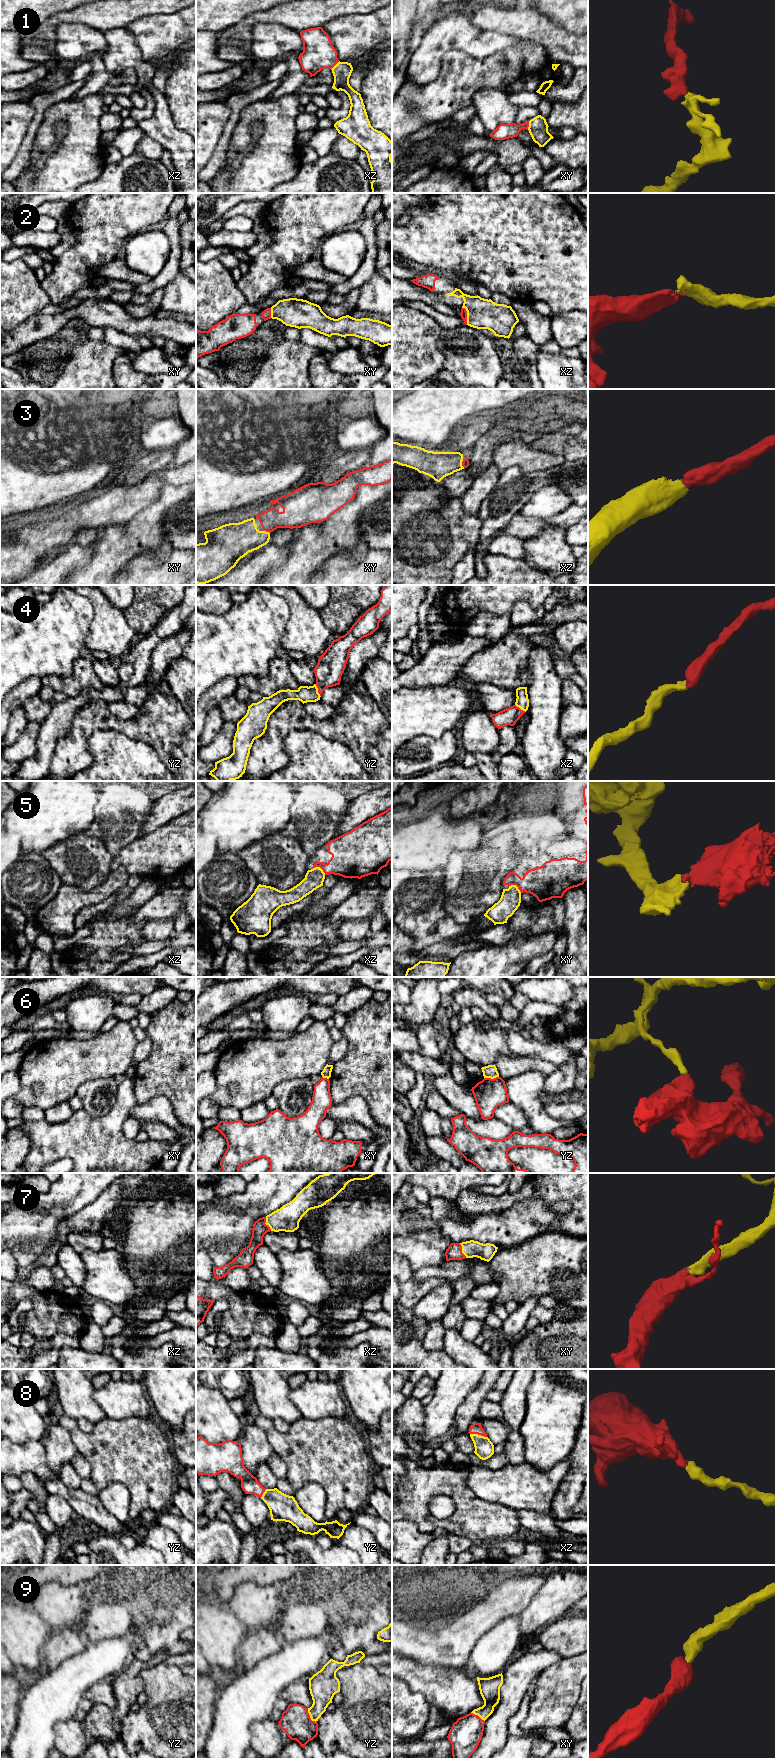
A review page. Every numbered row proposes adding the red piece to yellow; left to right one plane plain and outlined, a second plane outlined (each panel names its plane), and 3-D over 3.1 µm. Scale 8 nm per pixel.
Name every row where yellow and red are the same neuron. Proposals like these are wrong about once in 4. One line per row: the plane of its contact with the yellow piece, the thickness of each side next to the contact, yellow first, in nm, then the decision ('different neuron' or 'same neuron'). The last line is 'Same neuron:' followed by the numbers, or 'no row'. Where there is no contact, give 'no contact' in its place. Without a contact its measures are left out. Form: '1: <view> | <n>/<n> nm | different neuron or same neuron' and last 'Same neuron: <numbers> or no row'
1: xy | 160/130 nm | same neuron
2: xz | 240/50 nm | same neuron
3: xy | 280/180 nm | same neuron
4: yz | 130/220 nm | same neuron
5: xz | 160/300 nm | different neuron
6: yz | 110/240 nm | different neuron
7: xz | 200/120 nm | same neuron
8: xz | 160/90 nm | same neuron
9: yz | 220/240 nm | same neuron
Same neuron: 1, 2, 3, 4, 7, 8, 9

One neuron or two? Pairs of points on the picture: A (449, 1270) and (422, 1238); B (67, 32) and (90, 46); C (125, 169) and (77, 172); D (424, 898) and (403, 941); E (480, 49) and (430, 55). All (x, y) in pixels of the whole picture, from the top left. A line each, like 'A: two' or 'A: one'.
A: two
B: one
C: two
D: two
E: one

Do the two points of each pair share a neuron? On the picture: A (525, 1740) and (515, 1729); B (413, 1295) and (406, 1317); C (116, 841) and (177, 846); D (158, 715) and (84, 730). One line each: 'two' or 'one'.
A: two
B: two
C: two
D: one

